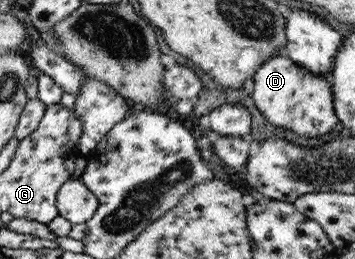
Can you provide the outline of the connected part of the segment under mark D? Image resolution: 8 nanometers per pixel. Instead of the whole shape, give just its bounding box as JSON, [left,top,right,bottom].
[251,53,339,138]

